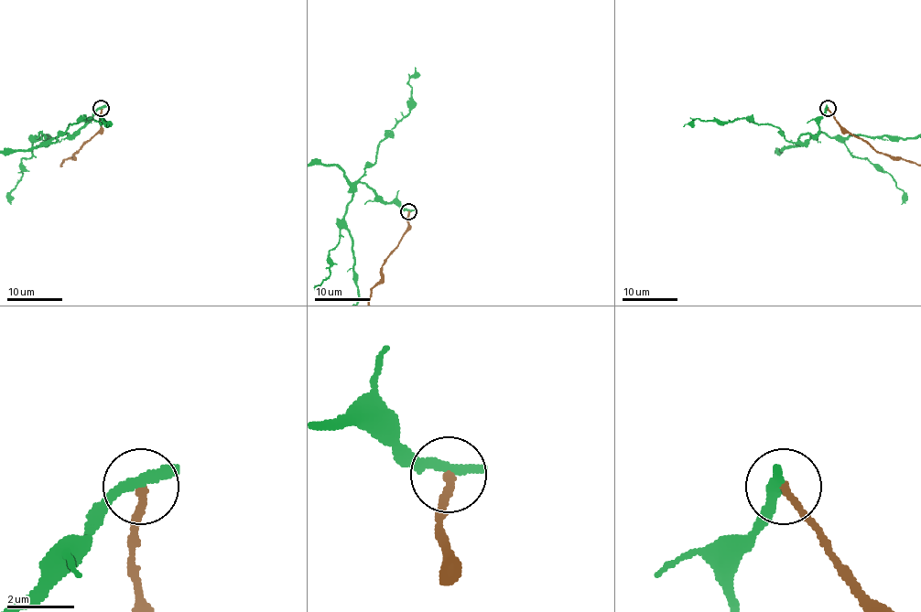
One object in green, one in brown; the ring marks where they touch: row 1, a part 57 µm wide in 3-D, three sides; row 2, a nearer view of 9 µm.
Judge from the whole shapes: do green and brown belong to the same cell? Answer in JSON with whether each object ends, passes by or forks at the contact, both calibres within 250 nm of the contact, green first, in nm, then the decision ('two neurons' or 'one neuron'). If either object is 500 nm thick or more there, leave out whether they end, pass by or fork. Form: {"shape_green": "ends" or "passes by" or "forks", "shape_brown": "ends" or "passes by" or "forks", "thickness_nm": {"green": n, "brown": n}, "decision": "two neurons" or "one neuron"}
{"shape_green": "passes by", "shape_brown": "ends", "thickness_nm": {"green": 260, "brown": 240}, "decision": "two neurons"}

